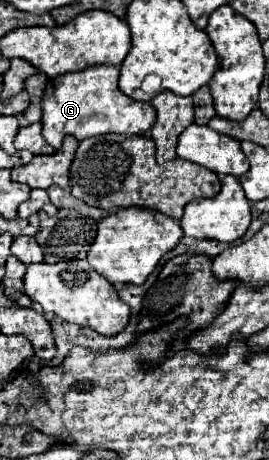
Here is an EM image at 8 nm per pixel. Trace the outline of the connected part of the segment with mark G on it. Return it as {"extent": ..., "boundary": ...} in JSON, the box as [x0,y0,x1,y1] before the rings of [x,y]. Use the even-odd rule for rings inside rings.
{"extent":[42,66,156,148],"boundary":[[[94,66],[50,80],[42,102],[44,140],[52,148],[60,148],[66,134],[76,136],[76,140],[86,140],[90,136],[110,132],[146,134],[156,120],[156,112],[150,102],[134,102],[118,92],[118,74],[120,70],[116,66]]]}

